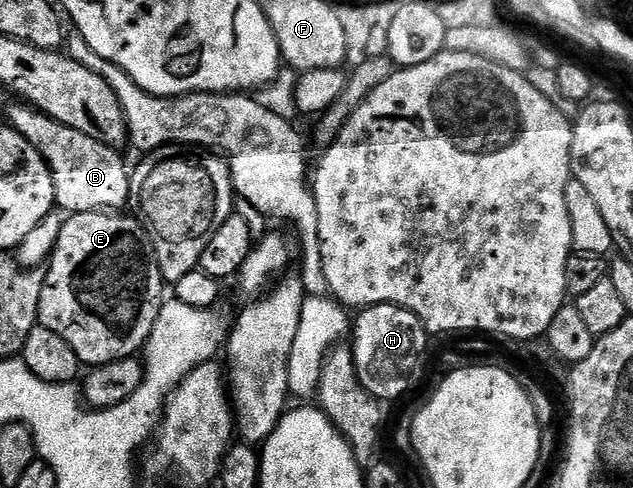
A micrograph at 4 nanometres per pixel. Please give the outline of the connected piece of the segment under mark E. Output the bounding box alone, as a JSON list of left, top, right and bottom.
[38,211,164,369]

